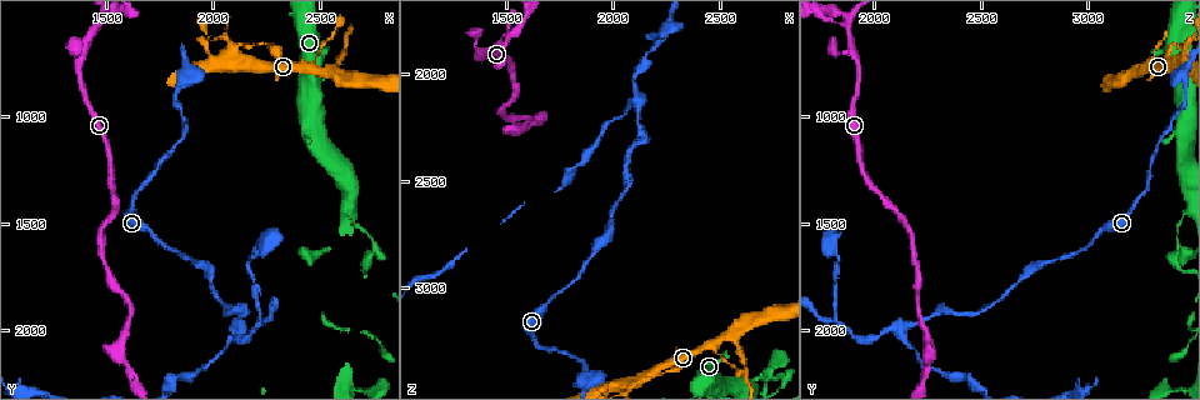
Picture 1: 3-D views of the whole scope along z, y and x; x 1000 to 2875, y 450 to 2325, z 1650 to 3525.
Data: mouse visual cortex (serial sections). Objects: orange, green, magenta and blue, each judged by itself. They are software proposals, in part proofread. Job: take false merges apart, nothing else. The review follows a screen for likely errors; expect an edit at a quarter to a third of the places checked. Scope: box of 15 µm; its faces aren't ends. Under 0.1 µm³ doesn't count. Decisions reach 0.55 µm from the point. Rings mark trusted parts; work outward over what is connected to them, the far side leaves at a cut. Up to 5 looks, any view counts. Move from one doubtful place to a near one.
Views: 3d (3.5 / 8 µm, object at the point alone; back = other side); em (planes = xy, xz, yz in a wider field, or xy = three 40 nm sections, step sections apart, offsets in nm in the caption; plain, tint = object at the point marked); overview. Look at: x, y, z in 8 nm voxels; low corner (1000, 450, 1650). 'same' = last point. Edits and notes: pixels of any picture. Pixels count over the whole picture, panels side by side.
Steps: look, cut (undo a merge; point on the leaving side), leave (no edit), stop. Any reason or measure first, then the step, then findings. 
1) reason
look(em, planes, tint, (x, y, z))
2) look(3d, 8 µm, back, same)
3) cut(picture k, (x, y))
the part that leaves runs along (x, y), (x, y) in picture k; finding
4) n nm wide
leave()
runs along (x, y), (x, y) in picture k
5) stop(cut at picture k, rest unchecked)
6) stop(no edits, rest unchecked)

two arms in line, one across
look(3d, 3.5 µm, back, (2540, 780, 3240))

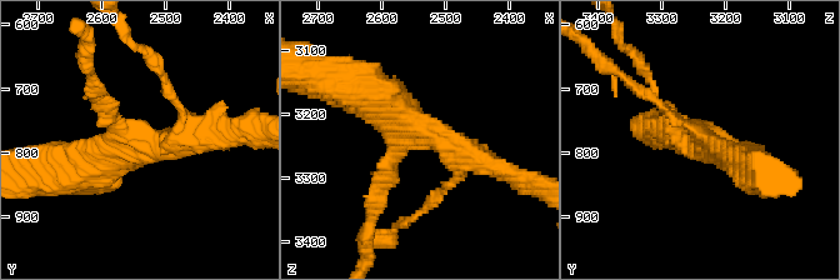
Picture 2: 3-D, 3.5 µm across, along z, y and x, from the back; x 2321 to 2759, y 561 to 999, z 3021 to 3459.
now the EM
look(em, planes, tint, (2530, 785, 3235))

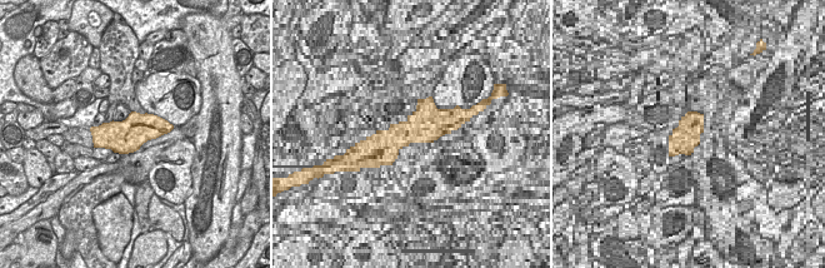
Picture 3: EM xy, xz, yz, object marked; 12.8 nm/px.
leave()
one cell here

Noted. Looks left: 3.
thin neck
look(3d, 3.5 µm, back, (2750, 1630, 3420))

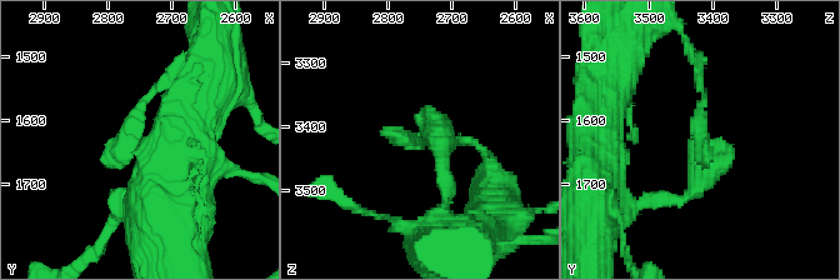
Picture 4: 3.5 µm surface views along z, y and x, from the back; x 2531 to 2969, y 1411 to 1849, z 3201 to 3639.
shape alone is not enough
look(em, planes, tint, (2740, 1635, 3415))

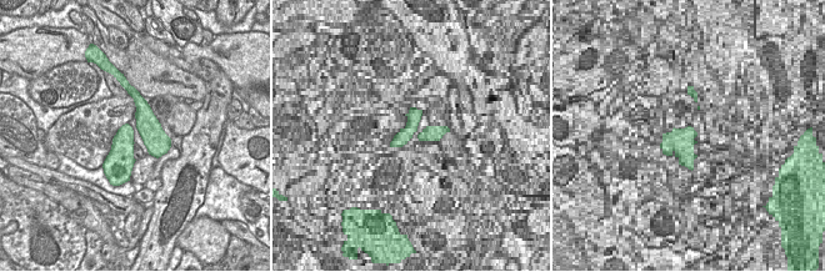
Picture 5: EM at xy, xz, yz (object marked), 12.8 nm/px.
leave()
runs along (698, 78), (708, 165), (689, 196), (669, 200) in picture 4; all the same cell

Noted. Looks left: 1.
stop(no edits, rest unchecked)

